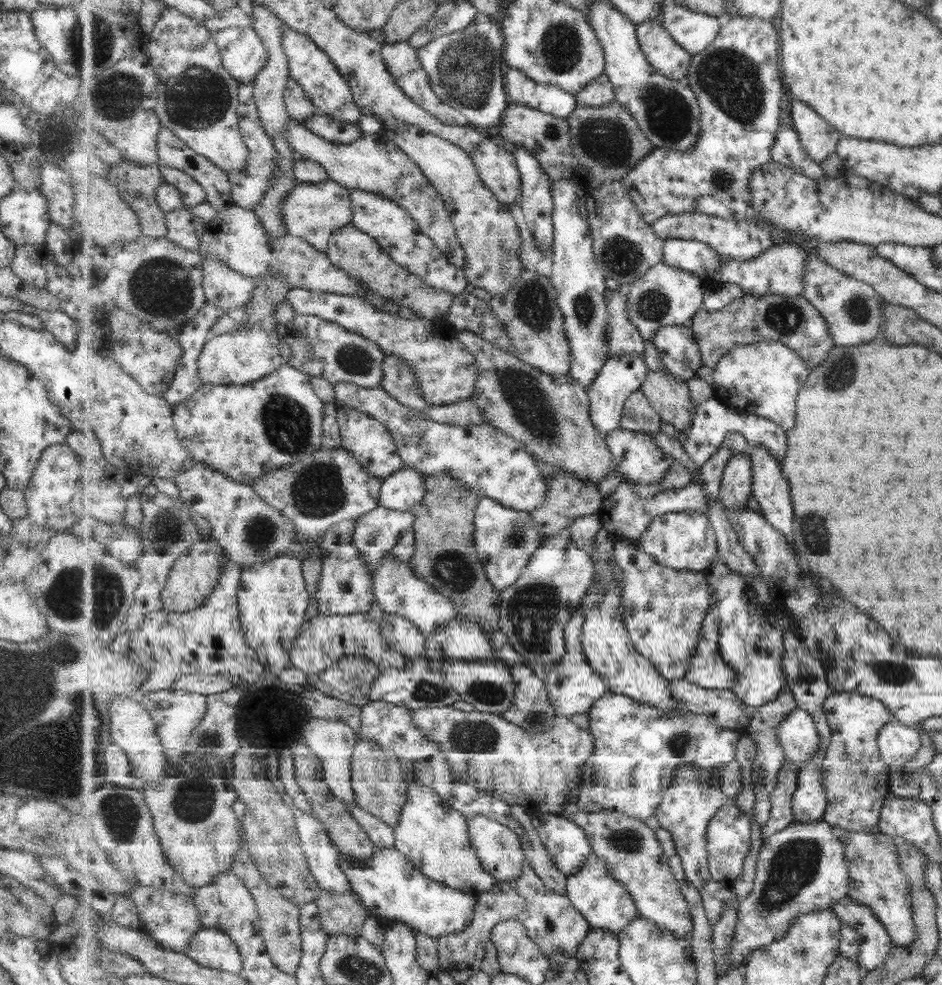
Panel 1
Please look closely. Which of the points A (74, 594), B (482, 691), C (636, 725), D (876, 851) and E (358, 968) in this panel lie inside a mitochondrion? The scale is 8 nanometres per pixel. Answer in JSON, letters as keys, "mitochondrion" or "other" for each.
{"A":"mitochondrion","B":"mitochondrion","C":"other","D":"other","E":"mitochondrion"}

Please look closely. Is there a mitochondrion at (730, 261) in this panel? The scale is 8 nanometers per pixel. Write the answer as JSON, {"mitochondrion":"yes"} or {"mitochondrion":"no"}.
{"mitochondrion":"no"}

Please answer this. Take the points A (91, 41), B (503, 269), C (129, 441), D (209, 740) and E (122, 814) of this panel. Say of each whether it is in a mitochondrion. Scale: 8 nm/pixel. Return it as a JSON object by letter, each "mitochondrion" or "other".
{"A":"mitochondrion","B":"mitochondrion","C":"other","D":"mitochondrion","E":"mitochondrion"}

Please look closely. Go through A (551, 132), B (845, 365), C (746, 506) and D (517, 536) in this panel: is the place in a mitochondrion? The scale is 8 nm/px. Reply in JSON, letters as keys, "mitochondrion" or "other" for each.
{"A":"mitochondrion","B":"mitochondrion","C":"other","D":"mitochondrion"}

